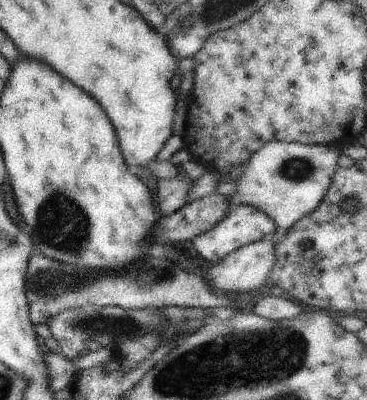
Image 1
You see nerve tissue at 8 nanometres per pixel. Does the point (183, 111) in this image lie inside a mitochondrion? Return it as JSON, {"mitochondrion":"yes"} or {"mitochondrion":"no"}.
{"mitochondrion":"no"}

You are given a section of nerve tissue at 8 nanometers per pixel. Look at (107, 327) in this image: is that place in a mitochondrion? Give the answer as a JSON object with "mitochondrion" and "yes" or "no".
{"mitochondrion":"yes"}

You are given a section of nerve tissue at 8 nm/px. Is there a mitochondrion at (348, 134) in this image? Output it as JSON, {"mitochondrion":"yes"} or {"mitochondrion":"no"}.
{"mitochondrion":"no"}

